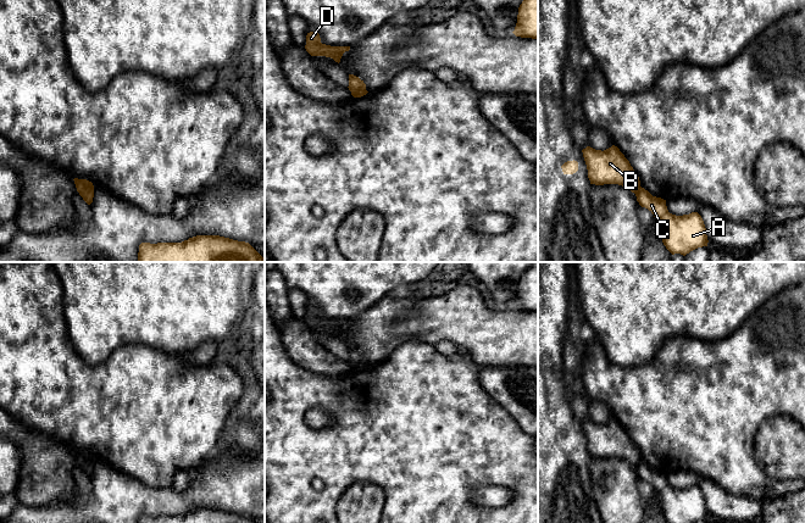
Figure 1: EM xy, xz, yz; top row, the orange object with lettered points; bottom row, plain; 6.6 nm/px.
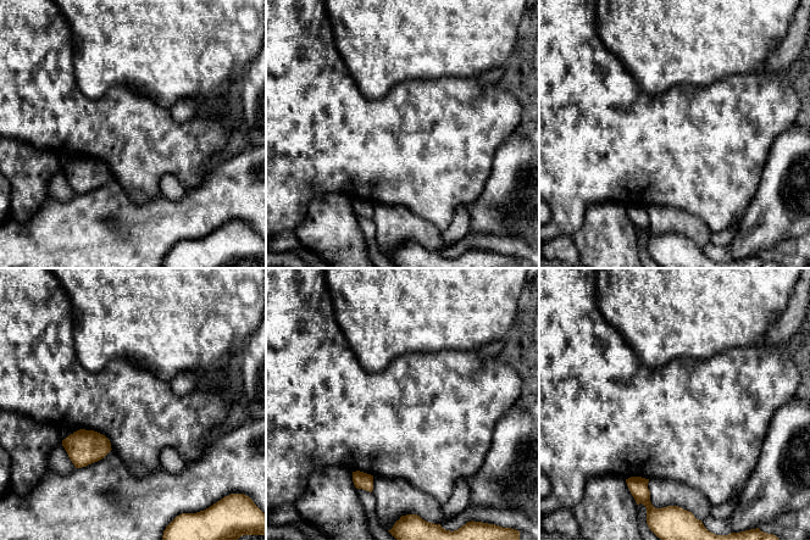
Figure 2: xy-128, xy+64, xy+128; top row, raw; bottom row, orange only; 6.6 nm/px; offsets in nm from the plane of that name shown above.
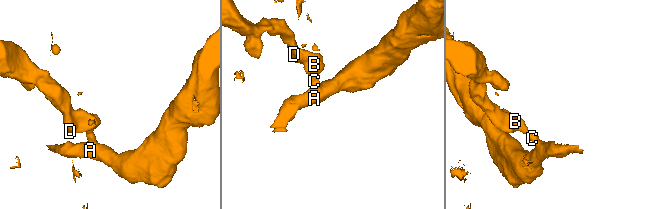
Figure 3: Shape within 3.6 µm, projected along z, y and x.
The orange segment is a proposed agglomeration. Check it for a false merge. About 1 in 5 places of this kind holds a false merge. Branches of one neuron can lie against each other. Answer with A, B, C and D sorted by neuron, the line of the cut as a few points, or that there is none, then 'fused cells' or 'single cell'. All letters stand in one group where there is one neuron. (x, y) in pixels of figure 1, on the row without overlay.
A C / B D; cut in xy along (93, 461), (85, 461), (79, 466); fused cells

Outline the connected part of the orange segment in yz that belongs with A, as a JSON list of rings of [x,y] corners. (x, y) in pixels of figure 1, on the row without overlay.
[[[642,460],[635,469],[639,478],[648,482],[659,494],[662,516],[667,523],[695,523],[707,519],[706,501],[698,485],[672,488],[667,483],[666,473],[653,469]]]

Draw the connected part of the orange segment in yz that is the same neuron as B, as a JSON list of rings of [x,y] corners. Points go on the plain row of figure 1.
[[[587,419],[582,425],[590,457],[618,457],[634,467],[640,462],[638,447],[617,419],[604,424]]]

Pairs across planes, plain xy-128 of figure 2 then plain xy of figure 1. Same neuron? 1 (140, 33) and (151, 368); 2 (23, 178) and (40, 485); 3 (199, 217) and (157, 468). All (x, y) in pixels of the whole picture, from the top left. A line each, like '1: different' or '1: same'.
1: different
2: same
3: different

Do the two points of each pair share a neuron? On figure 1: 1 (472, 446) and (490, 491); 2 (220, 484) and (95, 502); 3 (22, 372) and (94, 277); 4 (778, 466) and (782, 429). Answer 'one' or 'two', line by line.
1: two
2: one
3: two
4: one

